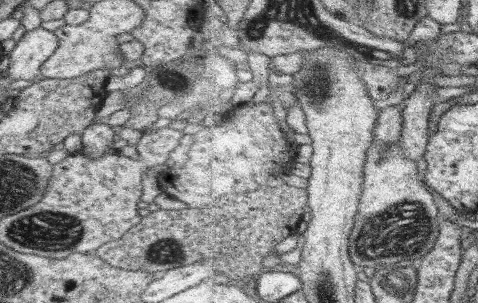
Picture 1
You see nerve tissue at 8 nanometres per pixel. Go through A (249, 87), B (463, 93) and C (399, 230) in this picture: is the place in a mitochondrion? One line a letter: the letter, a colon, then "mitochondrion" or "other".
A: other
B: other
C: mitochondrion

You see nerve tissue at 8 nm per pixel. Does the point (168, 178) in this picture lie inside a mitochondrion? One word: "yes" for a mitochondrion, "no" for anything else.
no

